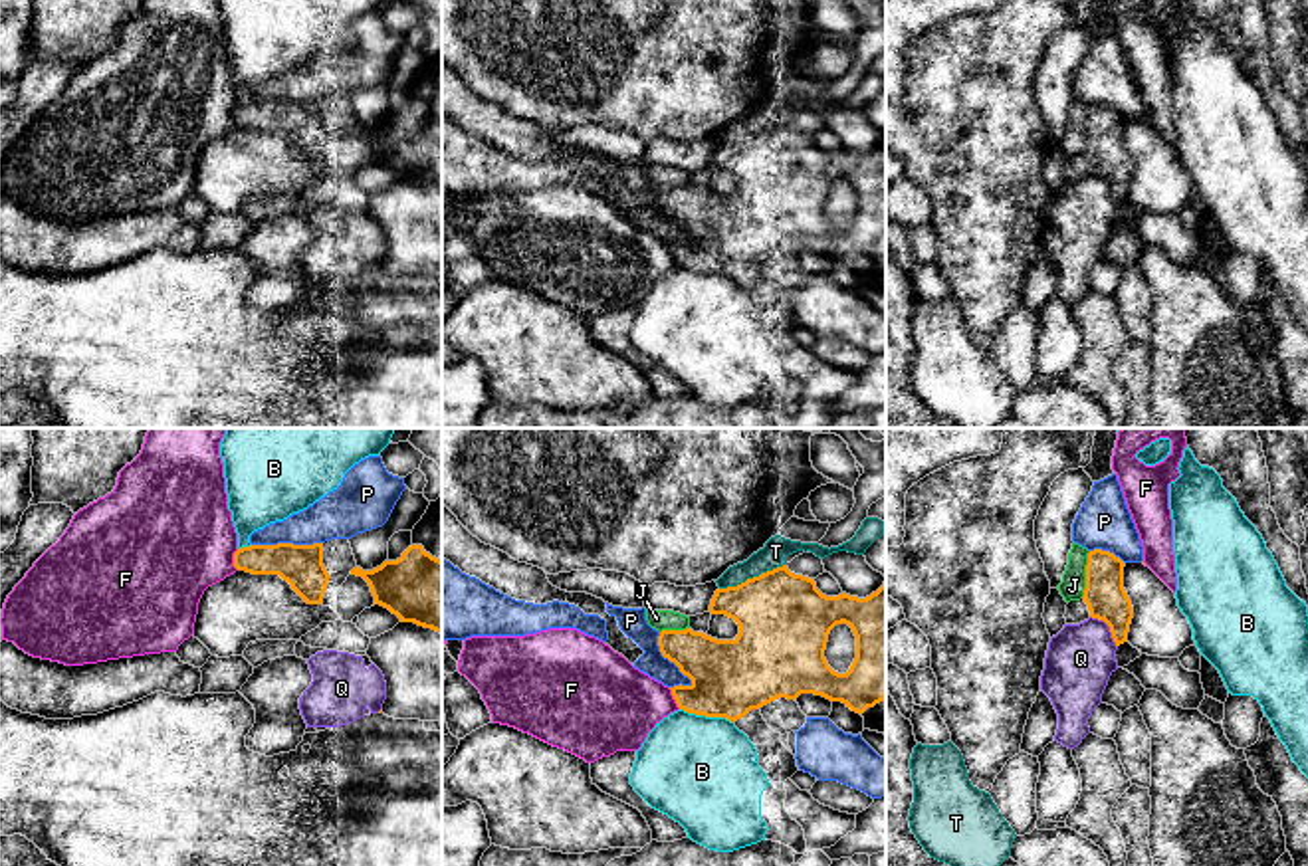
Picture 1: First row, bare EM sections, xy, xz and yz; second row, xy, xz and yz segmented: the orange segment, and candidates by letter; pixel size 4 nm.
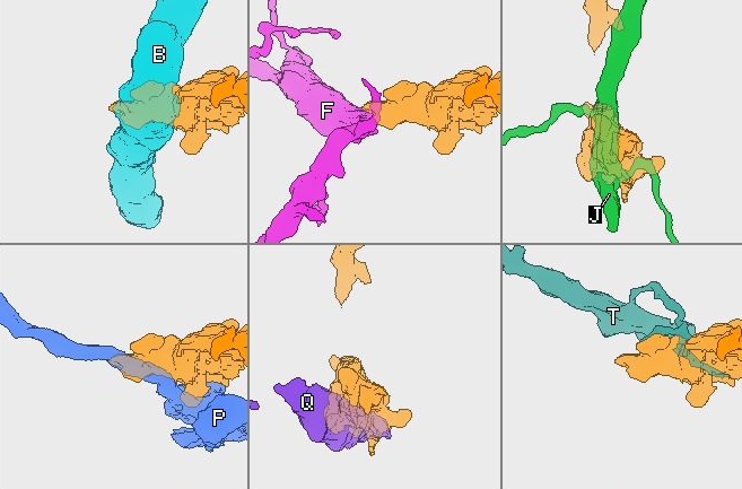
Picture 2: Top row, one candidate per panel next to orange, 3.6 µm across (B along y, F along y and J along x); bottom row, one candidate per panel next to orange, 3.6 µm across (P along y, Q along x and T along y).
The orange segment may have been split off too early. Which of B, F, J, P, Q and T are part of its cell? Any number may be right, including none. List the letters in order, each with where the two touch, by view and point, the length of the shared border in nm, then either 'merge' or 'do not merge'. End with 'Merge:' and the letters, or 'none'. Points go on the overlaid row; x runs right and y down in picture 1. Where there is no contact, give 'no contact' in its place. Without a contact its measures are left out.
B: contact xz (708, 716); length 240 nm; do not merge
F: contact xy (234, 559); length 90 nm; do not merge
J: contact yz (1087, 575); length 200 nm; do not merge
P: contact xz (668, 658); length 260 nm; do not merge
Q: contact yz (1110, 629); length 170 nm; do not merge
T: contact xz (742, 583); length 180 nm; do not merge
Merge: none

